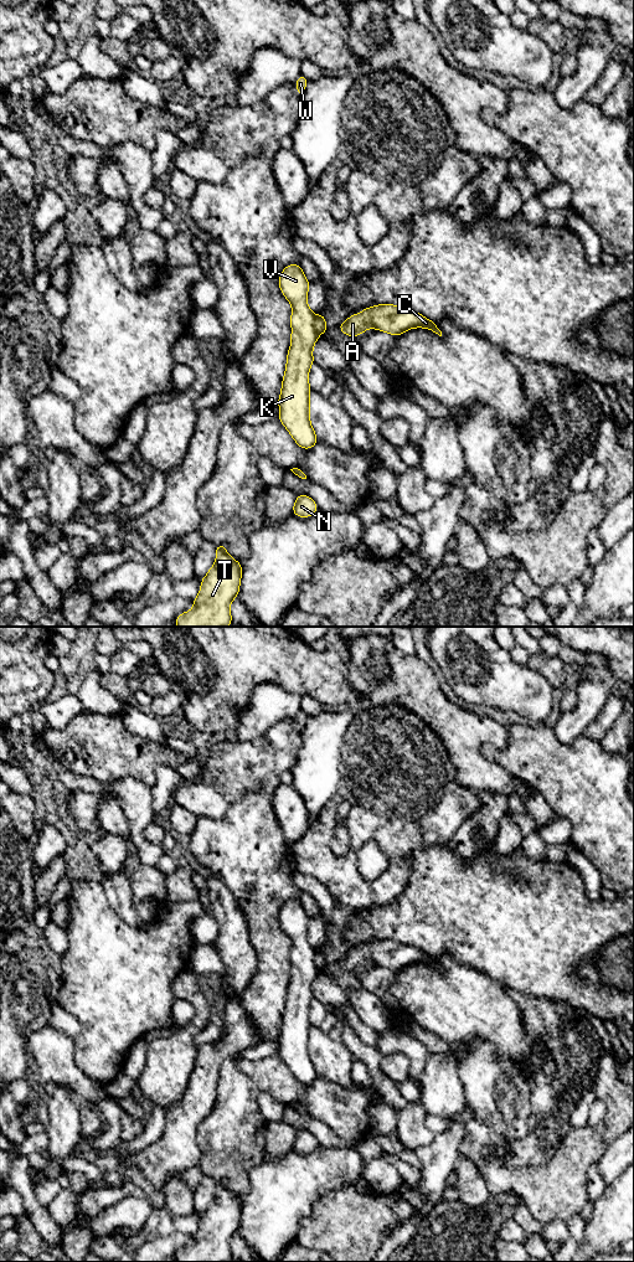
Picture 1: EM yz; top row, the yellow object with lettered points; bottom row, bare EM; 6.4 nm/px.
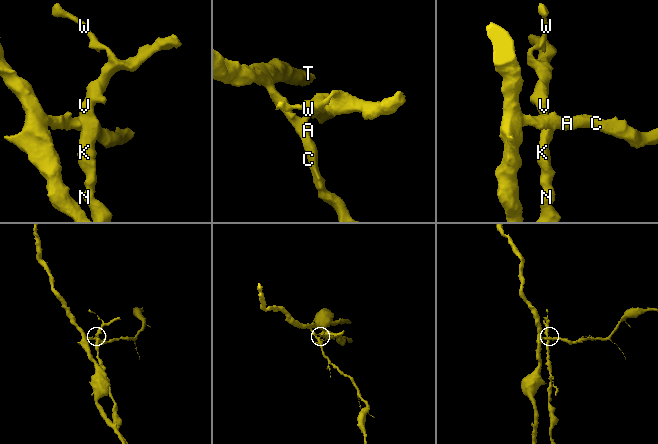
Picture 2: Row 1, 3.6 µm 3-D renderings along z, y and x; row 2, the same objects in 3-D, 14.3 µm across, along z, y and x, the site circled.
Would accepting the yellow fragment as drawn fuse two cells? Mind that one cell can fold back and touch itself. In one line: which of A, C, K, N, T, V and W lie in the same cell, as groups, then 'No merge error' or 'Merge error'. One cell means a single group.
Groups: A C T / K N V W. Merge error

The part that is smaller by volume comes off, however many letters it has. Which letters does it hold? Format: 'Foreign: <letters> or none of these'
Foreign: K, N, V, W

